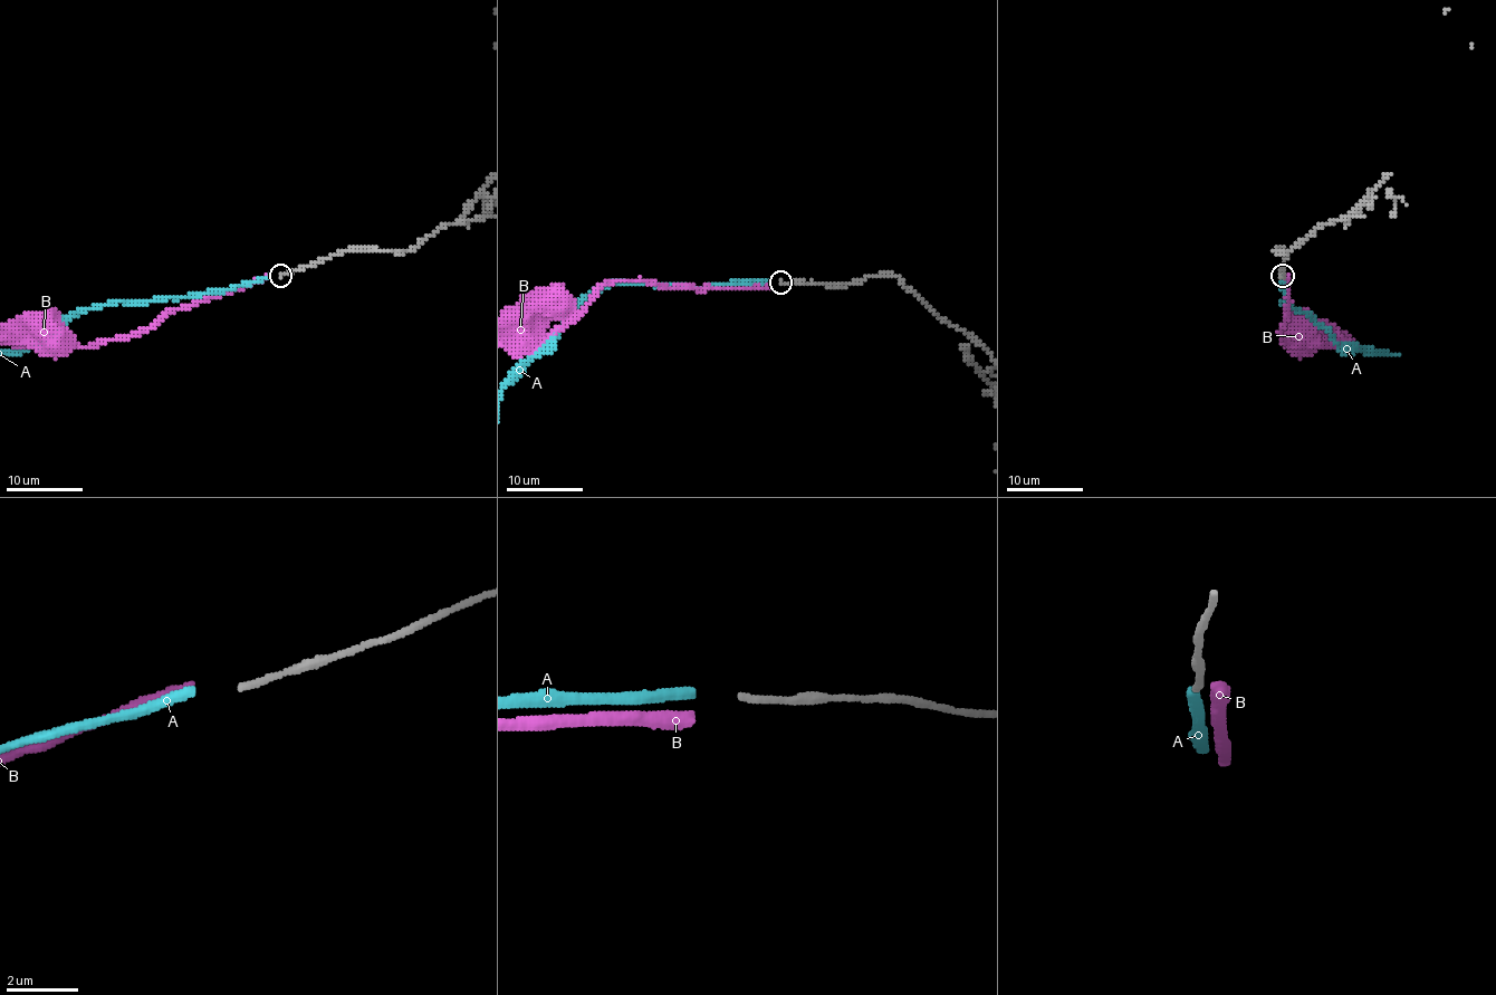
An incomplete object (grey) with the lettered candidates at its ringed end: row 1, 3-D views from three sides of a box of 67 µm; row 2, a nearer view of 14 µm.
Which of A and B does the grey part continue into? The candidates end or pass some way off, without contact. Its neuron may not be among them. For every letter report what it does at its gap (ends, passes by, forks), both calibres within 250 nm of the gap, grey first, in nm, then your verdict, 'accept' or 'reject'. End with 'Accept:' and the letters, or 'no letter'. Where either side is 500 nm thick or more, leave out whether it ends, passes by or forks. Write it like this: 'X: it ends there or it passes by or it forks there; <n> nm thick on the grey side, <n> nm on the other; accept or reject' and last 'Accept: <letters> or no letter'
A: it ends there; 200 nm thick on the grey side, 300 nm on the other; reject
B: it ends there; 200 nm thick on the grey side, 360 nm on the other; reject
Accept: no letter

